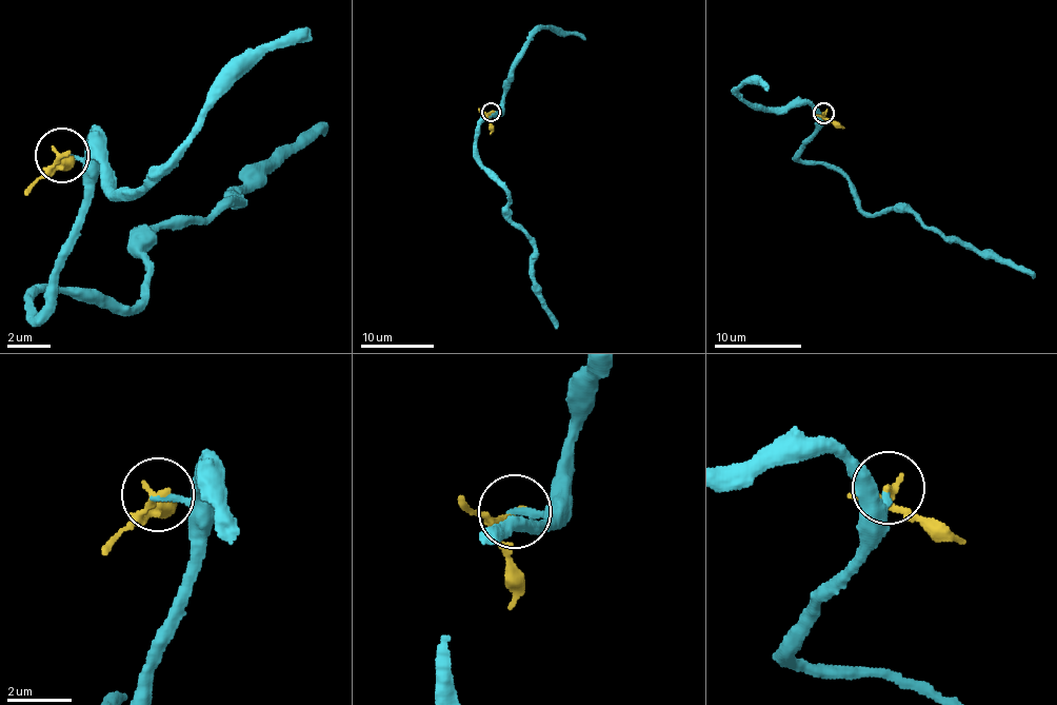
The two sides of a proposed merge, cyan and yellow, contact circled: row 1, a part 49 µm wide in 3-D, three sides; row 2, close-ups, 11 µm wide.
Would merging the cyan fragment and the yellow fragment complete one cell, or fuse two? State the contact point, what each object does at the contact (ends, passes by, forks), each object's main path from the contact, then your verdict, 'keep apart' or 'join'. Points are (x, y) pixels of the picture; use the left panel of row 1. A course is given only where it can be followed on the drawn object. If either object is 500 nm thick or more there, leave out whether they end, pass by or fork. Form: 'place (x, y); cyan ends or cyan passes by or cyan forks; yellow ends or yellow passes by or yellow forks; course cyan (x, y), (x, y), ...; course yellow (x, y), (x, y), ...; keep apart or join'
place (62, 155); cyan ends; yellow ends; course cyan (60, 155), (86, 214), (35, 320), (36, 285), (146, 295), (148, 235), (325, 136); course yellow (60, 155), (50, 169), (64, 160); keep apart

